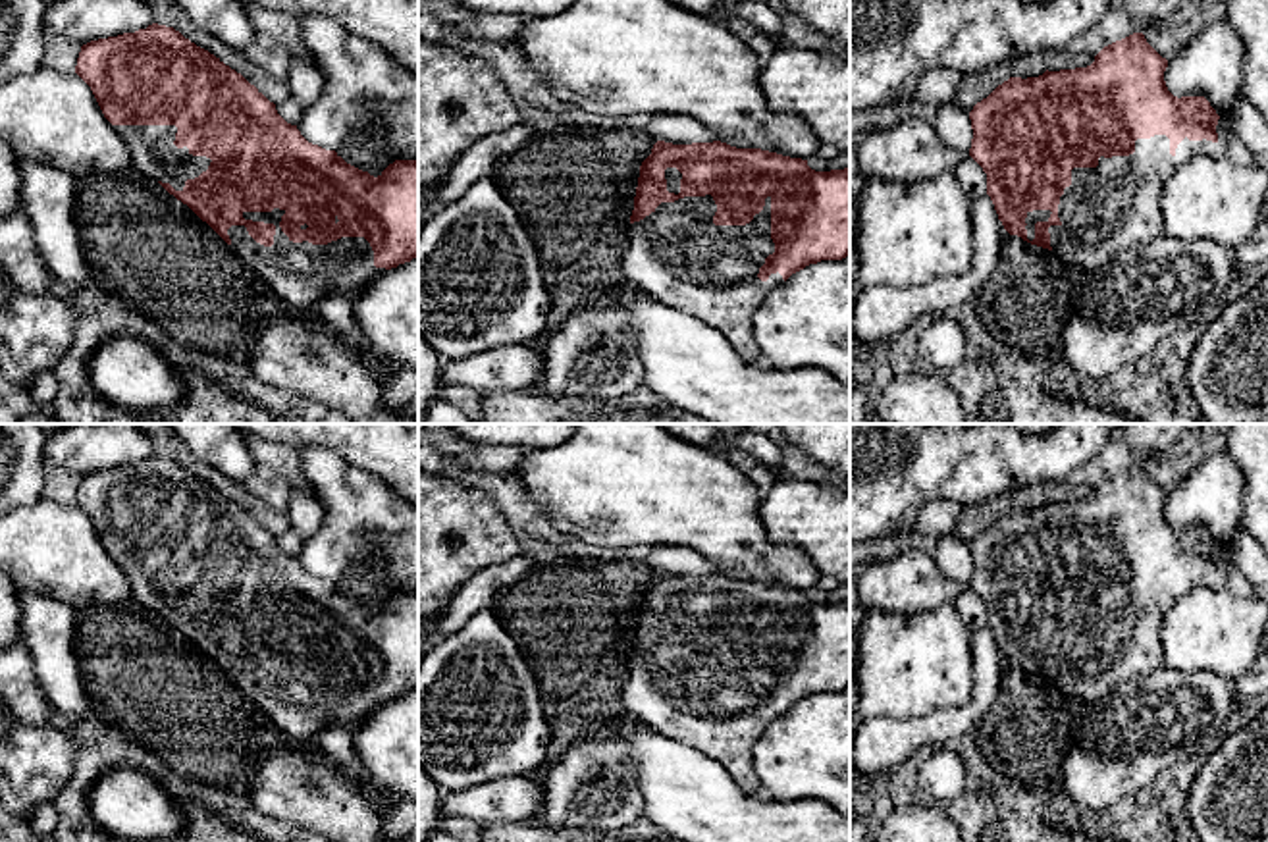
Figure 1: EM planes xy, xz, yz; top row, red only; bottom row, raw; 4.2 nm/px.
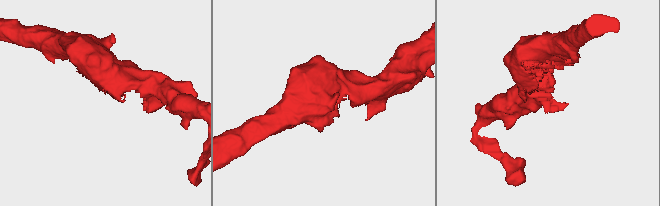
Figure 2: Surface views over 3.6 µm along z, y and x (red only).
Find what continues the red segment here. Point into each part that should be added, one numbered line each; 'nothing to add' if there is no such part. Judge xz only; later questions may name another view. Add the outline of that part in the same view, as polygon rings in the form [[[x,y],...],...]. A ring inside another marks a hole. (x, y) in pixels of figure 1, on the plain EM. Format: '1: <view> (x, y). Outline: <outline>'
1: xz (677, 686). Outline: [[[711,626],[661,634],[649,647],[628,657],[624,672],[615,678],[613,703],[655,732],[684,742],[711,757],[742,792],[753,794],[761,788],[753,771],[753,744],[765,726],[784,713],[779,703],[771,705],[767,713],[757,709],[765,690],[775,684],[771,671],[771,628],[765,630],[763,642],[746,657],[715,657],[715,644],[717,636]]]

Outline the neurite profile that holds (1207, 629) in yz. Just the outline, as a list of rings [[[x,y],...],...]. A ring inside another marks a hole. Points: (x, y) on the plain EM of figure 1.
[[[1220,584],[1197,586],[1164,617],[1164,667],[1212,671],[1237,680],[1253,667],[1266,624],[1268,603],[1258,595],[1239,599]]]

